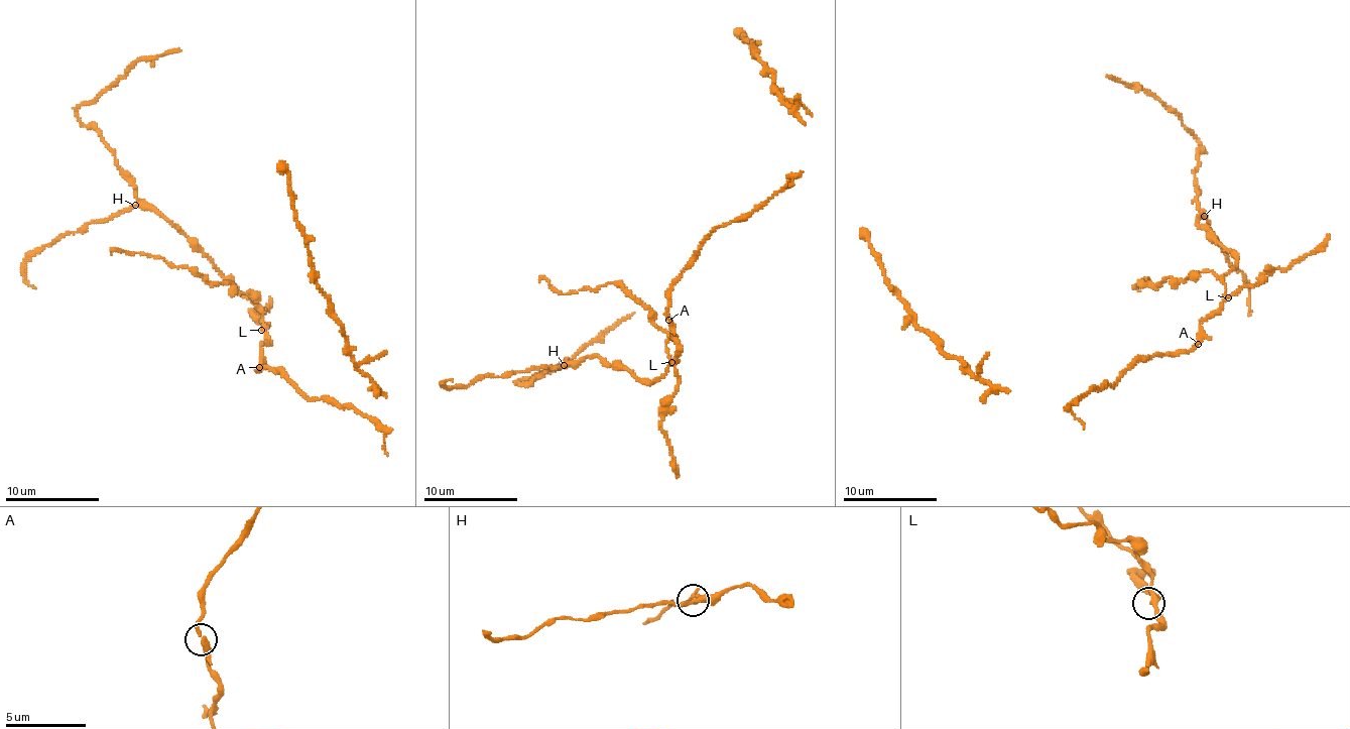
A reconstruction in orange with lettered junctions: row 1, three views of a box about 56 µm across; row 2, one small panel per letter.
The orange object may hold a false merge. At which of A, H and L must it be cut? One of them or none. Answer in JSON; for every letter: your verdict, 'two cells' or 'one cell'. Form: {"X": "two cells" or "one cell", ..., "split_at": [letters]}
{"A": "one cell", "H": "one cell", "L": "one cell", "split_at": []}

